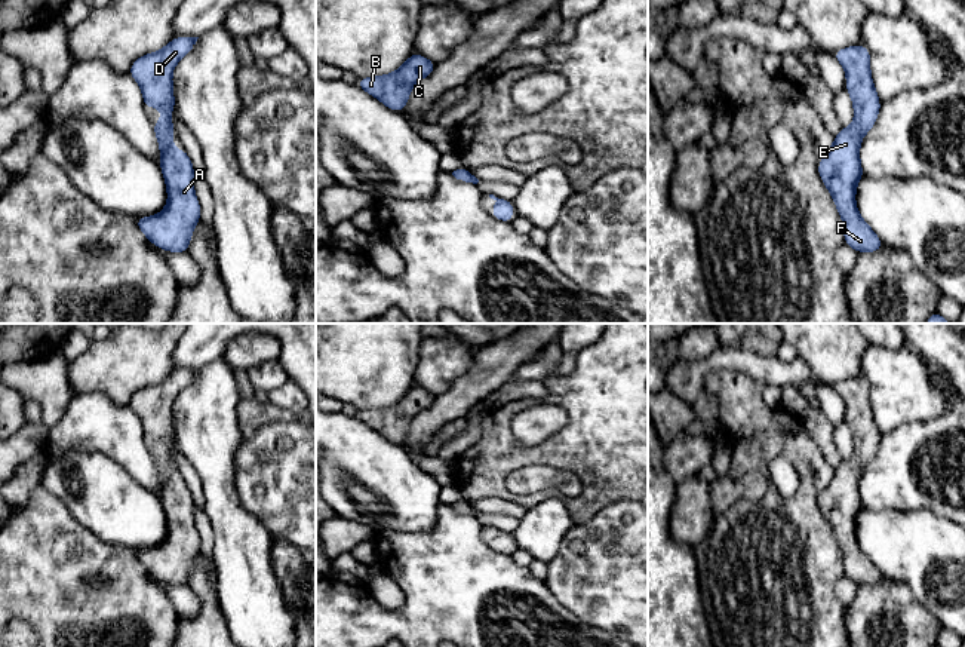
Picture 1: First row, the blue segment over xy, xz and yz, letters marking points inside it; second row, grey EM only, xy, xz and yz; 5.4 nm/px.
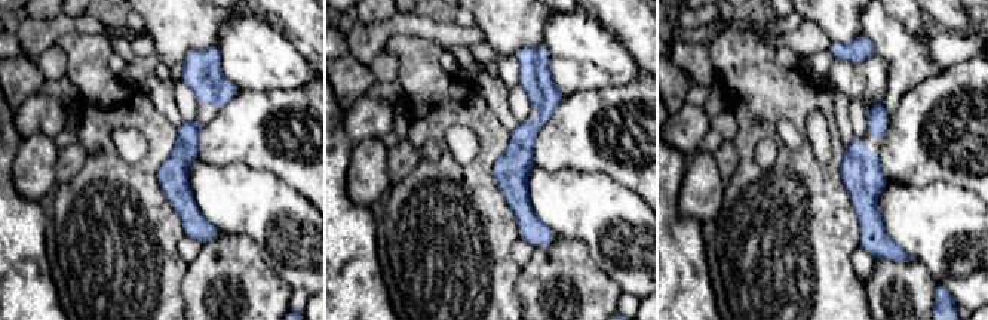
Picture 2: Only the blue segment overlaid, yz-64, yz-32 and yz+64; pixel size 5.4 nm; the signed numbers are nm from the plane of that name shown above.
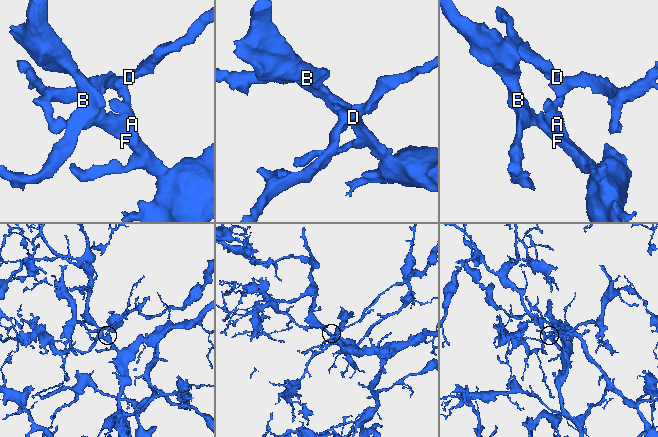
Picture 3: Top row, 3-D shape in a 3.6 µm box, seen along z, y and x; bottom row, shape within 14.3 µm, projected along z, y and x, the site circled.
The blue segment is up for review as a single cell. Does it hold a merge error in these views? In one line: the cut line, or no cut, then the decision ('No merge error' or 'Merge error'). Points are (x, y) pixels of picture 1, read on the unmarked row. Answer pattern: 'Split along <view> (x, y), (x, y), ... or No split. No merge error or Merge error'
No split. No merge error

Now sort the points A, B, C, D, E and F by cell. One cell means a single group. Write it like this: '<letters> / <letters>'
A B C D E F

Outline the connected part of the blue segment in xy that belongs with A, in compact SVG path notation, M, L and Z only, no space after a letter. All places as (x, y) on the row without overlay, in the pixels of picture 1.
M175 370L163 381L139 389L129 407L144 427L144 441L157 439L165 450L153 456L160 478L160 500L168 521L168 537L154 549L135 551L148 573L169 585L187 585L193 561L200 554L200 536L194 527L194 502L185 482L175 482L172 442L175 439L172 404L194 380L199 370Z

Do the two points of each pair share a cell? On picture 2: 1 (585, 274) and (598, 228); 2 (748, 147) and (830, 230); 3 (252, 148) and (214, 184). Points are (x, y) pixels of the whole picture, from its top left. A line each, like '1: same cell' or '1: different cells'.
1: different cells
2: same cell
3: different cells

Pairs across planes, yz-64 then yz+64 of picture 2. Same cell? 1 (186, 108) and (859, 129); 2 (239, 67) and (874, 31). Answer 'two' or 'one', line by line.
1: one
2: one

